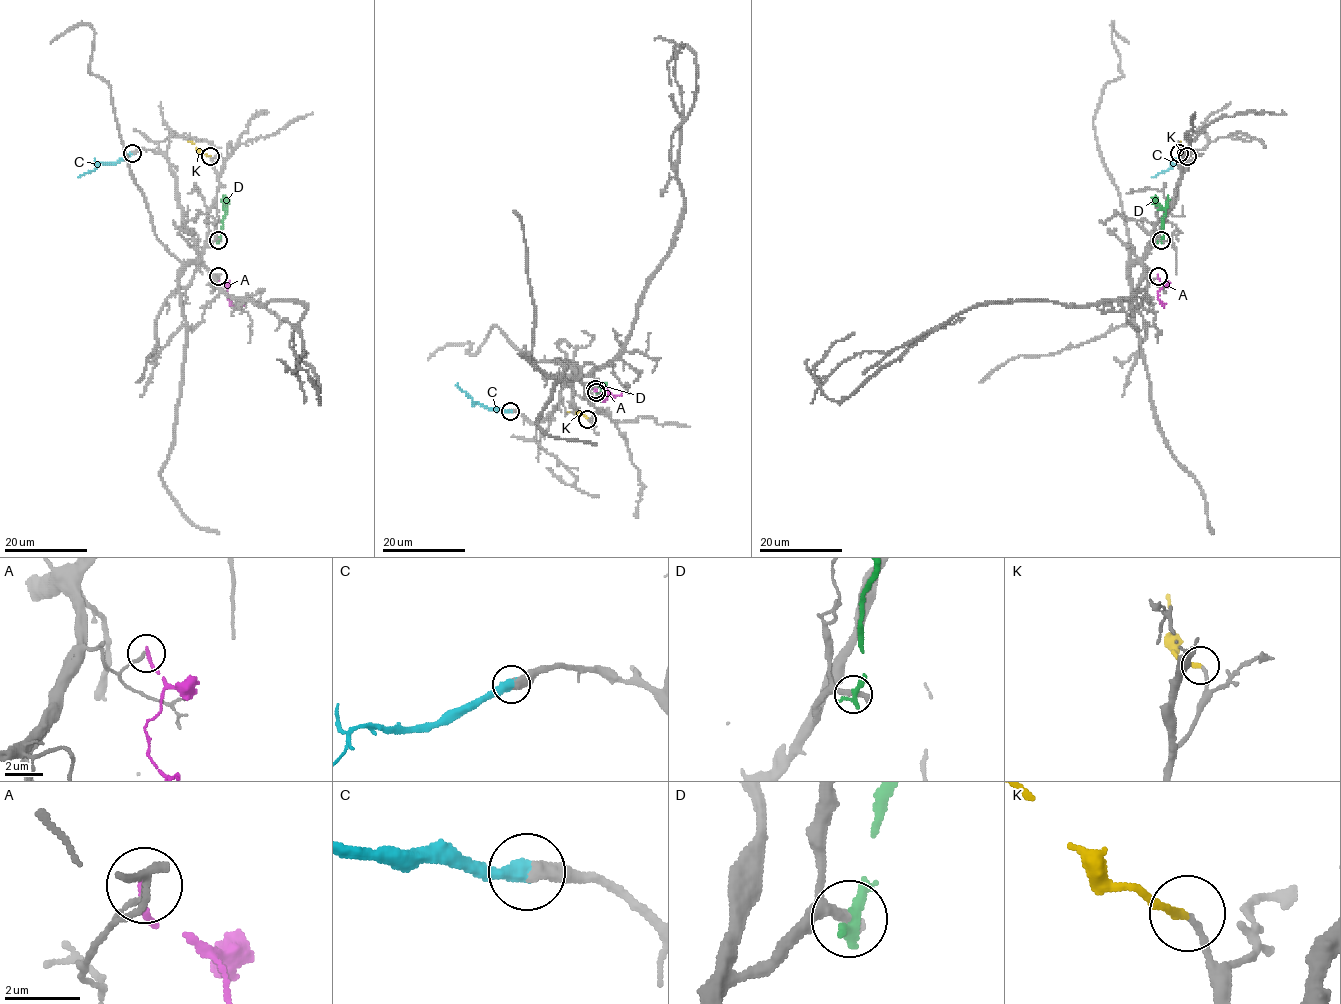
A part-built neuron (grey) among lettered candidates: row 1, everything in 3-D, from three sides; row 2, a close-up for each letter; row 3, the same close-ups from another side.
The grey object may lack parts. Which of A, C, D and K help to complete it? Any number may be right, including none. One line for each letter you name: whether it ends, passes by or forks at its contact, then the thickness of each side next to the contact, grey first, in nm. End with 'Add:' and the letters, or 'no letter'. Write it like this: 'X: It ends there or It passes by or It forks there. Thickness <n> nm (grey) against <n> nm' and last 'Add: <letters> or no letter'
C: It ends there. Thickness 480 nm (grey) against 460 nm
K: It ends there. Thickness 160 nm (grey) against 200 nm
Add: C, K

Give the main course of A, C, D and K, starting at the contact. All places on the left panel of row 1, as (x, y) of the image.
A: (218, 277), (227, 286), (228, 299), (233, 304), (241, 305), (244, 302)
C: (132, 153), (115, 161), (99, 162), (93, 171), (80, 176)
D: (218, 240), (228, 197)
K: (210, 156), (187, 141)

